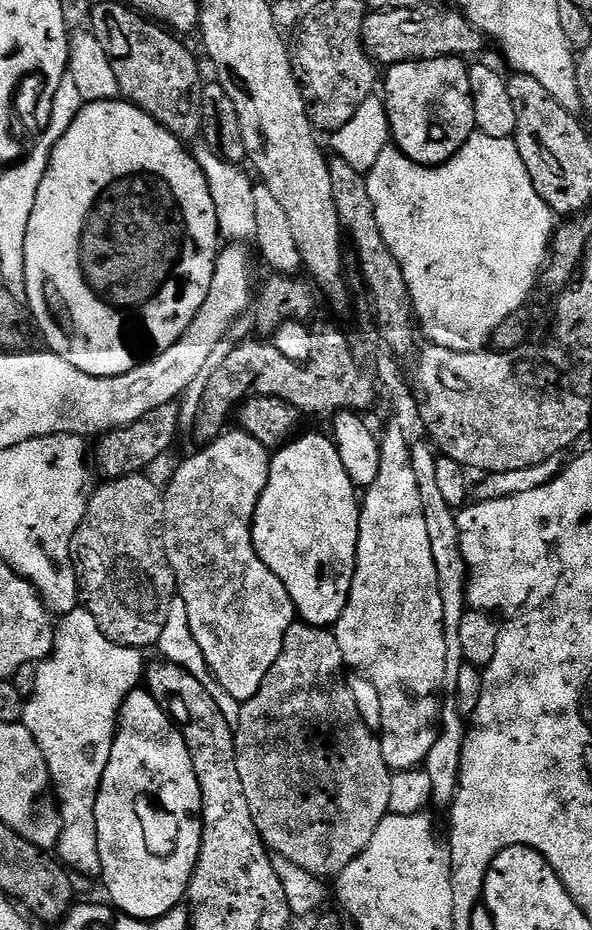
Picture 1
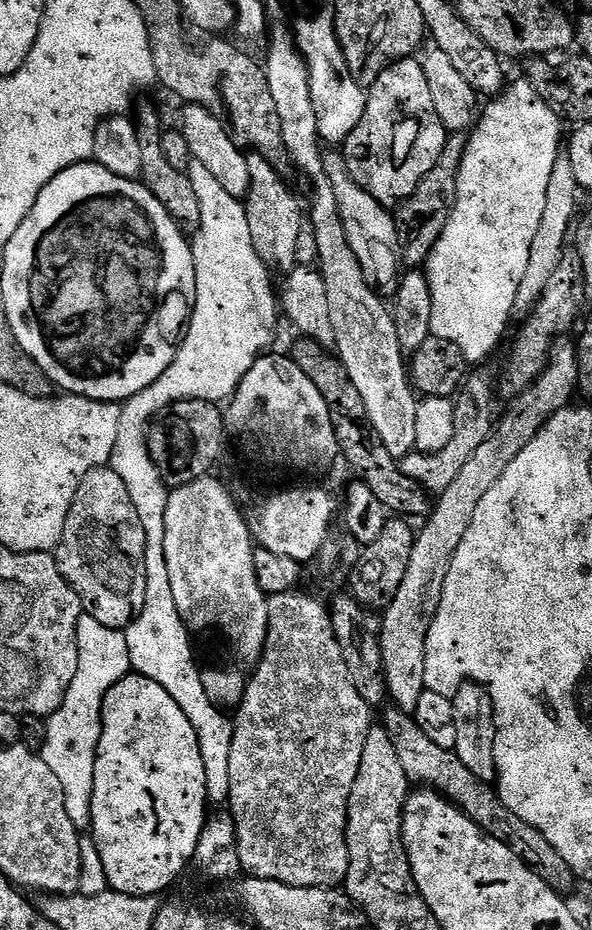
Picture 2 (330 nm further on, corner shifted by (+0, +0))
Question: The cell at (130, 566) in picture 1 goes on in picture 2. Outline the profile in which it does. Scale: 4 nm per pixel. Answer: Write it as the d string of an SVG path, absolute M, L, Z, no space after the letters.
M110 466L90 470L86 478L82 478L66 518L66 530L54 555L62 578L66 578L66 582L78 594L80 607L86 615L98 618L102 626L121 630L127 629L136 619L146 602L146 530L142 530L142 522L138 518L138 510L134 510L130 490L126 490L126 482L122 482L122 478Z

